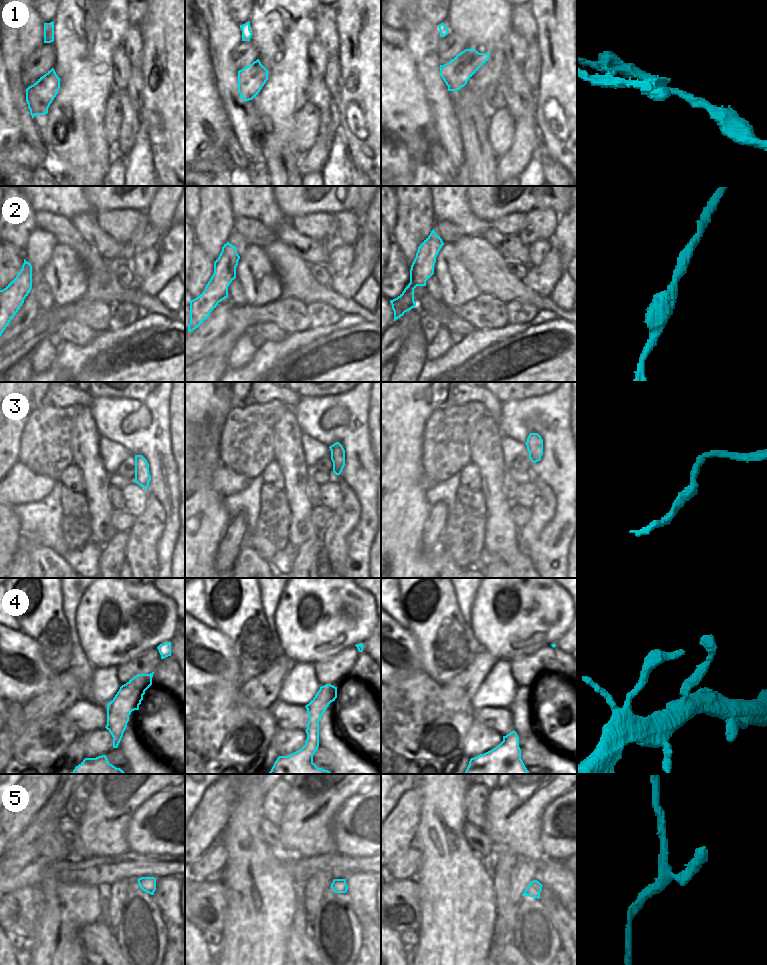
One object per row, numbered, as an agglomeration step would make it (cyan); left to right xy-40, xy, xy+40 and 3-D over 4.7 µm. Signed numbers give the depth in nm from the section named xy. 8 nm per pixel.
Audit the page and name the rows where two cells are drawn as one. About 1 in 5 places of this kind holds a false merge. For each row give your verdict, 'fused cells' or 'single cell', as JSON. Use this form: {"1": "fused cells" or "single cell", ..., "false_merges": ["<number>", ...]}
{"1": "fused cells", "2": "single cell", "3": "single cell", "4": "single cell", "5": "single cell", "false_merges": ["1"]}

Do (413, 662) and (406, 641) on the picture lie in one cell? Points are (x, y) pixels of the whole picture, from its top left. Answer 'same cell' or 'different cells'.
same cell

